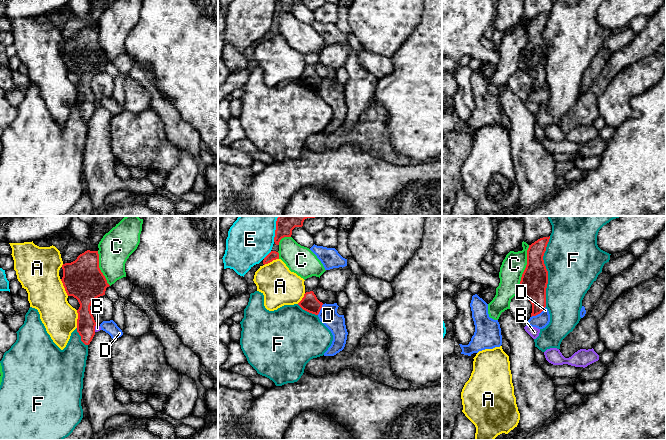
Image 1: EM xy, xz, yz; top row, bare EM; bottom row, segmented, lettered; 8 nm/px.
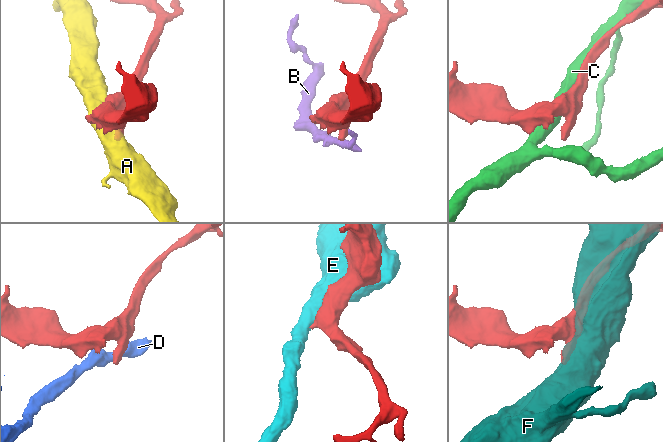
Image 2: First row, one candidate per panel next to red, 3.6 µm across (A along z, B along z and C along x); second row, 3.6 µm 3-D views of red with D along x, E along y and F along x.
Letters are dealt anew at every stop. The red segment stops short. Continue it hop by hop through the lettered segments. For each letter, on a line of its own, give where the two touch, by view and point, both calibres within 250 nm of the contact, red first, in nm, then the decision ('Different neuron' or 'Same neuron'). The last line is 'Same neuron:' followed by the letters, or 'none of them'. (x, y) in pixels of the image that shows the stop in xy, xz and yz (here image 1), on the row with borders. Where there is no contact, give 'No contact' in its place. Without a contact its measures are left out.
A: Touches red at xy (77, 319). Thickness 220 nm (red) against 280 nm. Different neuron
B: Touches red at xy (94, 328). Thickness 150 nm (red) against 50 nm. Different neuron
C: Touches red at yz (525, 269). Thickness 220 nm (red) against 190 nm. Different neuron
D: Touches red at yz (538, 313). Thickness 220 nm (red) against 120 nm. Different neuron
E: Touches red at xz (268, 254). Thickness 80 nm (red) against 380 nm. Different neuron
F: Touches red at yz (547, 271). Thickness 220 nm (red) against 460 nm. Different neuron
Same neuron: none of them

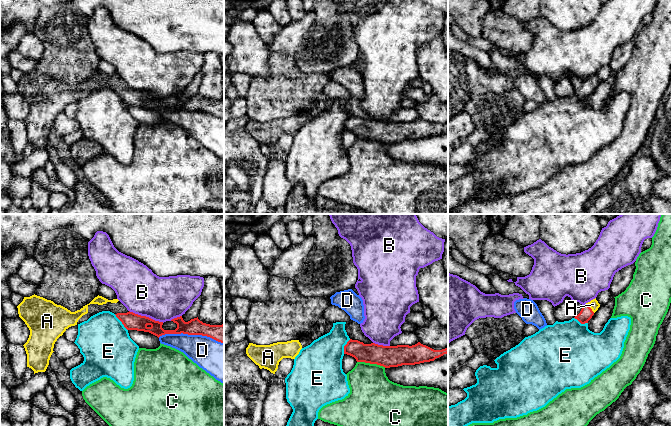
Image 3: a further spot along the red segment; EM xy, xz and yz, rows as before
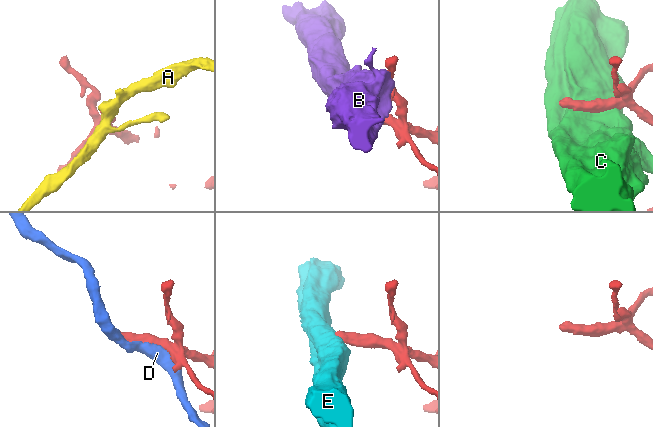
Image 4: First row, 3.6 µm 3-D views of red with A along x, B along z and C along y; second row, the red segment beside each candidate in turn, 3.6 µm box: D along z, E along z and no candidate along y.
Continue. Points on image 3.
A: Touches red at yz (590, 308). Thickness 110 nm (red) against 80 nm. Same neuron
B: Touches red at xy (145, 316). Thickness 140 nm (red) against 360 nm. Different neuron
C: Touches red at xz (371, 363). Thickness 180 nm (red) against 360 nm. Different neuron
D: Touches red at xy (191, 334). Thickness 140 nm (red) against 260 nm. Different neuron
E: Touches red at xy (121, 321). Thickness 140 nm (red) against 400 nm. Different neuron
Same neuron: A

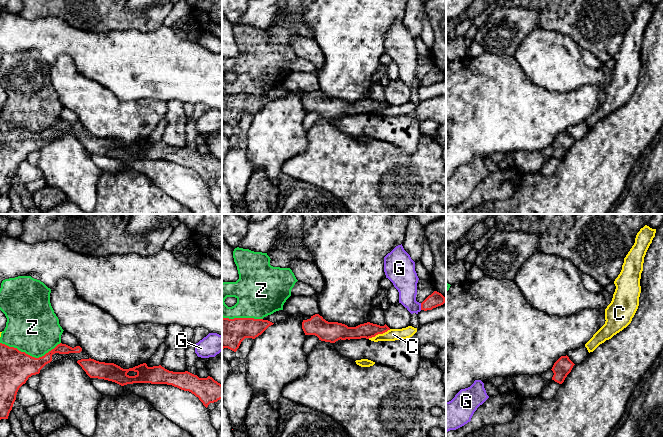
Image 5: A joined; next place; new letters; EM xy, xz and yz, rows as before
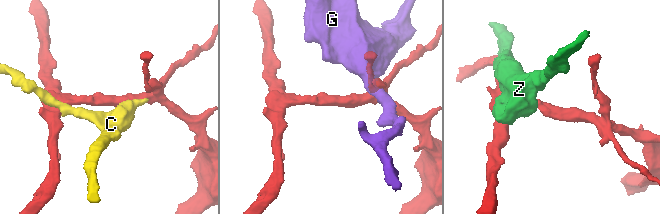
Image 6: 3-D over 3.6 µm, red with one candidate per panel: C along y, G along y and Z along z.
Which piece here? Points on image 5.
C: Touches red at xz (379, 333). Thickness 130 nm (red) against 100 nm. Different neuron
G: Touches red at xz (421, 306). Thickness 120 nm (red) against 200 nm. Different neuron
Z: Touches red at xy (29, 355). Thickness 260 nm (red) against 420 nm. Different neuron
Same neuron: none of them

